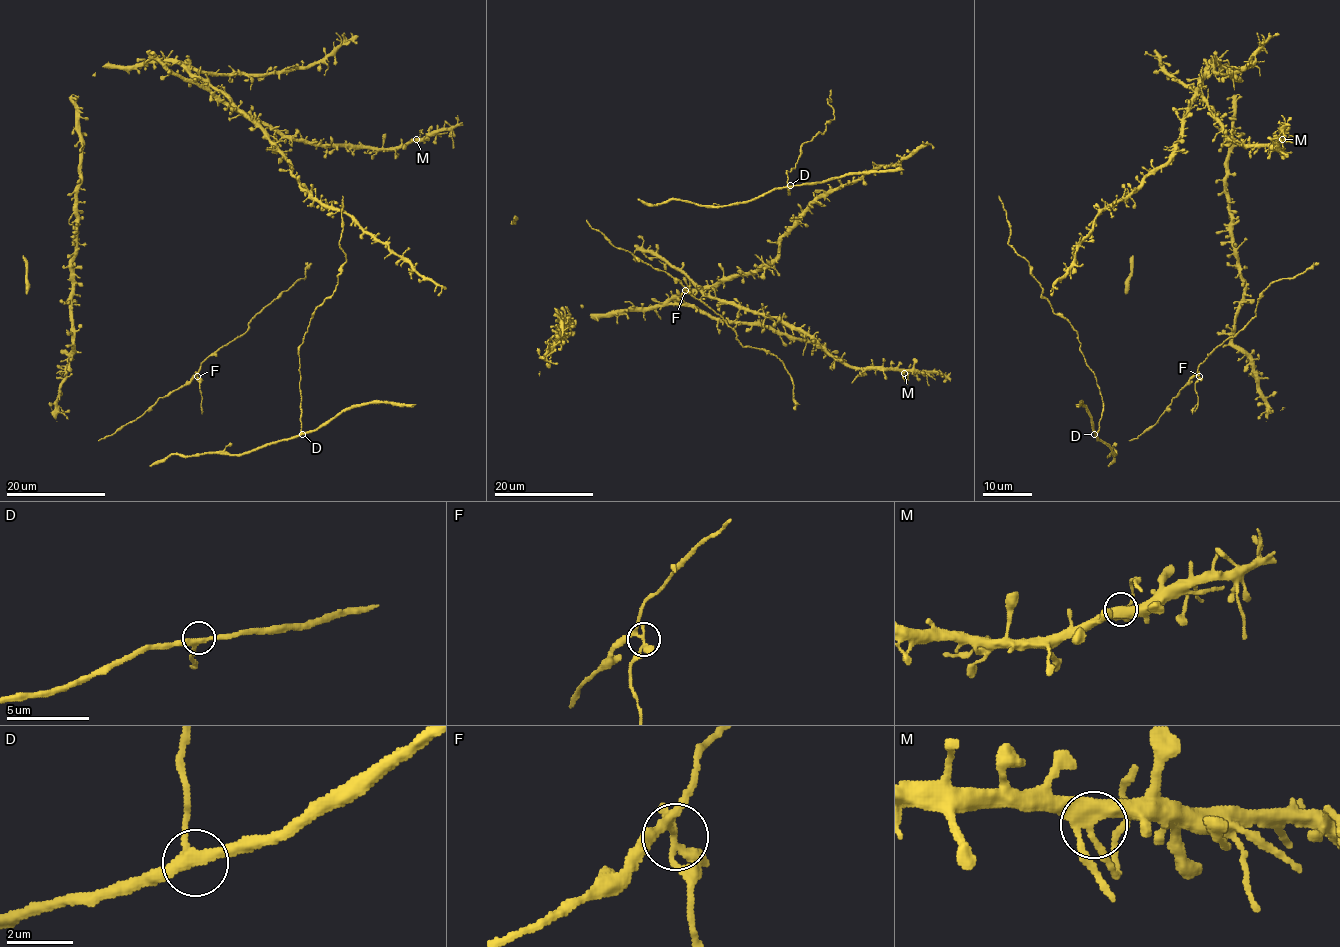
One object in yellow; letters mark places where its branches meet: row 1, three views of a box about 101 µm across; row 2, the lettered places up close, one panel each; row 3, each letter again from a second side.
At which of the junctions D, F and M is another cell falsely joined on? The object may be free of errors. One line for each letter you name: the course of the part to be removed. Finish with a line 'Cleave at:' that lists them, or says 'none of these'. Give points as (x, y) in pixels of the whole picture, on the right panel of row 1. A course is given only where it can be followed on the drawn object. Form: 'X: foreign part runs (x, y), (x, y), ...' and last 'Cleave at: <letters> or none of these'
F: foreign part runs (1198, 376), (1195, 384), (1197, 402), (1192, 414)
Cleave at: F

